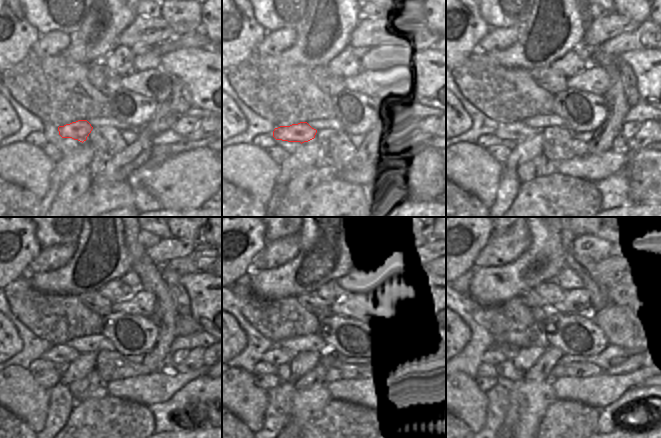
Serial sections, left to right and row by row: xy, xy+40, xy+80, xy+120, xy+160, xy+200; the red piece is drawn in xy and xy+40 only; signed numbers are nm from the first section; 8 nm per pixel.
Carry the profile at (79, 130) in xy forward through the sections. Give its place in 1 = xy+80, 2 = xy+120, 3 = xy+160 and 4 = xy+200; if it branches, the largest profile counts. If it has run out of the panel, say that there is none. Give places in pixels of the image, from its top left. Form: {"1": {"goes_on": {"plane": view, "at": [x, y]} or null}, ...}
{"1": {"goes_on": {"plane": "xy+80", "at": [516, 132]}}, "2": {"goes_on": {"plane": "xy+120", "at": [62, 355]}}, "3": {"goes_on": {"plane": "xy+160", "at": [277, 355]}}, "4": {"goes_on": {"plane": "xy+200", "at": [498, 354]}}}

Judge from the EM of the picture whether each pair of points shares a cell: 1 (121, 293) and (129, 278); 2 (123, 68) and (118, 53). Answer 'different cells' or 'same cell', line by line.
1: different cells
2: same cell

